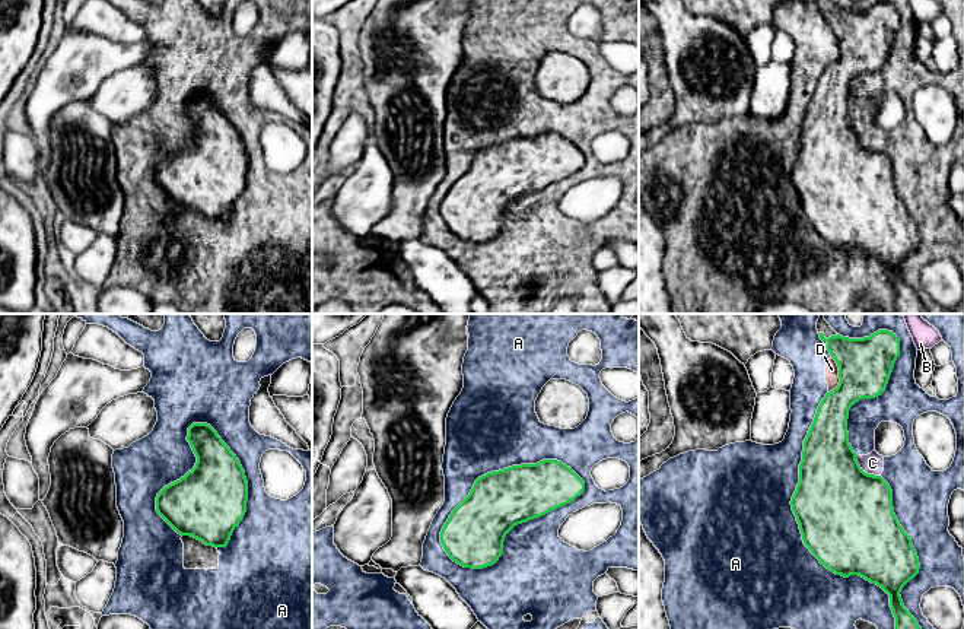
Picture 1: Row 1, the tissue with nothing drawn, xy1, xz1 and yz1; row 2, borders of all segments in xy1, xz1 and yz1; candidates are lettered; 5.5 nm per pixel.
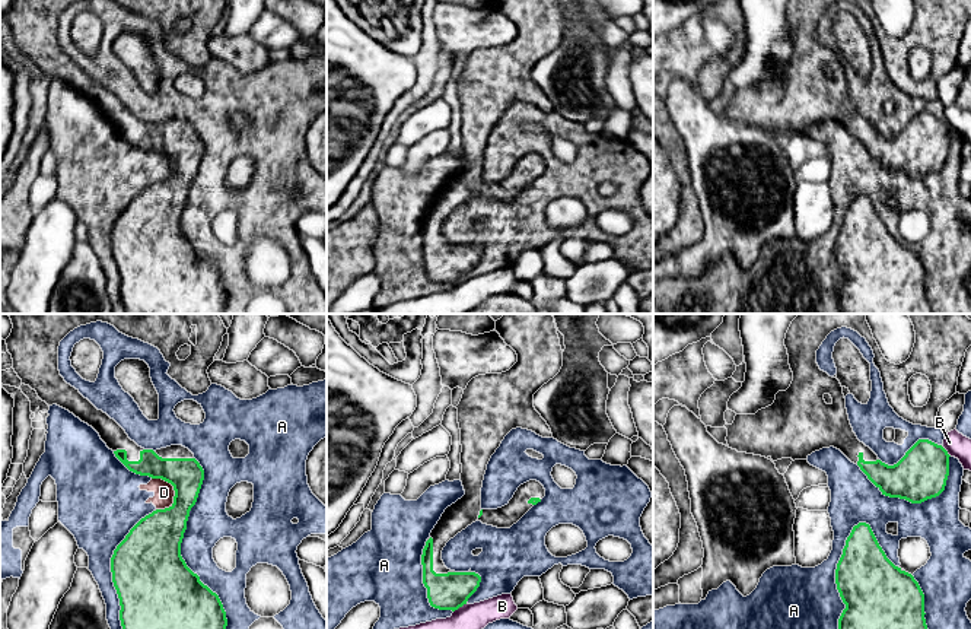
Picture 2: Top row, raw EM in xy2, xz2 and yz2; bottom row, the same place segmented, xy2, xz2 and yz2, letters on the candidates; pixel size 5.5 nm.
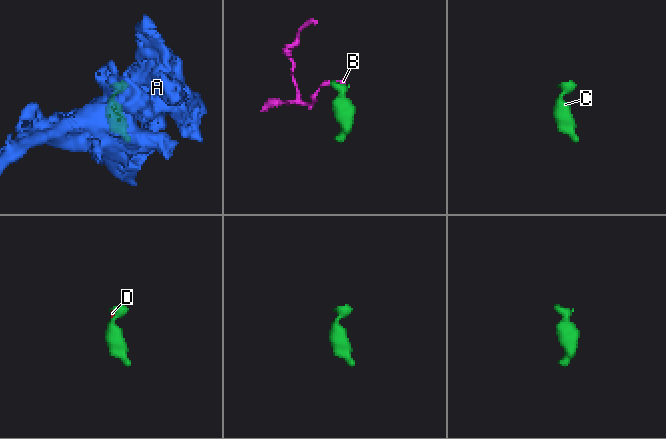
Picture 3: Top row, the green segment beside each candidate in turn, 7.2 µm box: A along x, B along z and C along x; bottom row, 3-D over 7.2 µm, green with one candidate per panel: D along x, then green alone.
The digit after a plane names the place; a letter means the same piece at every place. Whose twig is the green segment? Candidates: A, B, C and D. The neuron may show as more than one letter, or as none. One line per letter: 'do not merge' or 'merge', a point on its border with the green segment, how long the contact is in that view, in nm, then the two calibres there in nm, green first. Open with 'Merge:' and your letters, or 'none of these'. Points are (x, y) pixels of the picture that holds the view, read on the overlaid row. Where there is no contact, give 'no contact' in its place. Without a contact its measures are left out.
Merge: none of these
A: do not merge | xz1 (499, 470) | 850 nm | 320/480 nm
B: do not merge | xz2 (459, 606) | 90 nm | 200/140 nm
C: do not merge | yz1 (864, 472) | 180 nm | 500/120 nm
D: do not merge | xy2 (172, 485) | 200 nm | 220/110 nm

